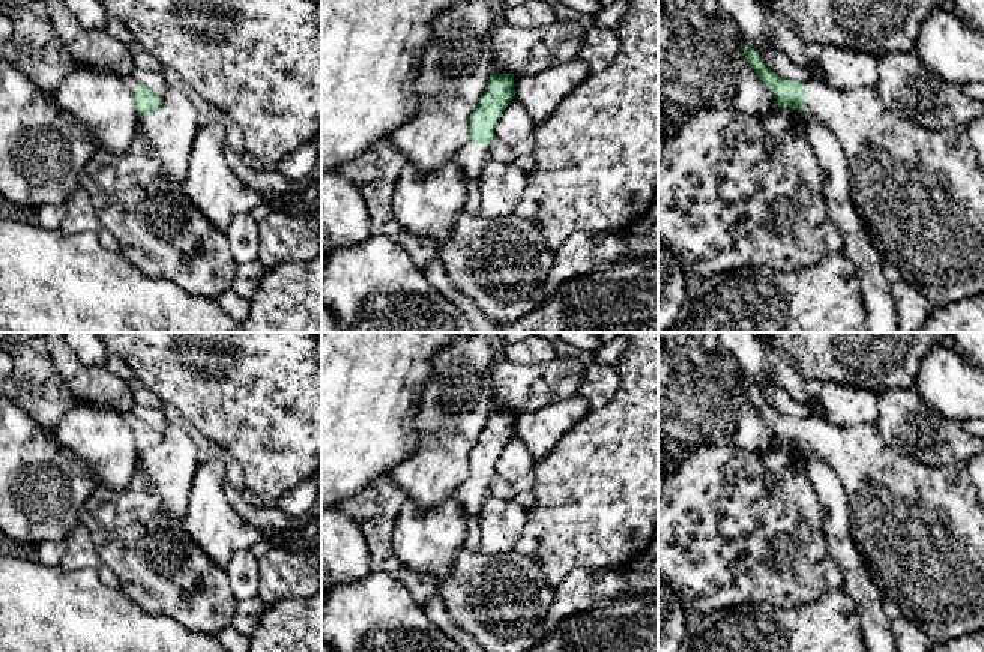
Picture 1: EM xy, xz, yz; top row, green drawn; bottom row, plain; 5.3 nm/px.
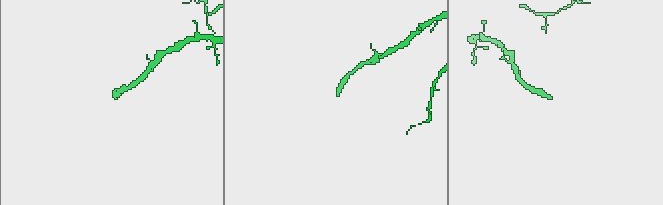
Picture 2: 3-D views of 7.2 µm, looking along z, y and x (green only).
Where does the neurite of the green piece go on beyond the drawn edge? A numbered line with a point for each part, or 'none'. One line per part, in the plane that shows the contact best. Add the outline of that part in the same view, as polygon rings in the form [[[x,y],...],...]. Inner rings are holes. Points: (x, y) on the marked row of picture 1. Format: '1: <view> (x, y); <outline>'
1: yz (920, 196); [[[817,77],[802,81],[805,111],[823,122],[841,144],[849,168],[849,191],[877,254],[895,264],[901,279],[918,290],[931,309],[984,293],[984,171],[967,128],[928,132],[883,107],[876,89],[835,90]]]

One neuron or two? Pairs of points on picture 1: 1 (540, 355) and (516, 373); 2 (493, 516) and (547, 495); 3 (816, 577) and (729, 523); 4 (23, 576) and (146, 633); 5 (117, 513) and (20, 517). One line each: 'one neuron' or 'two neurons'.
1: two neurons
2: two neurons
3: one neuron
4: one neuron
5: two neurons

